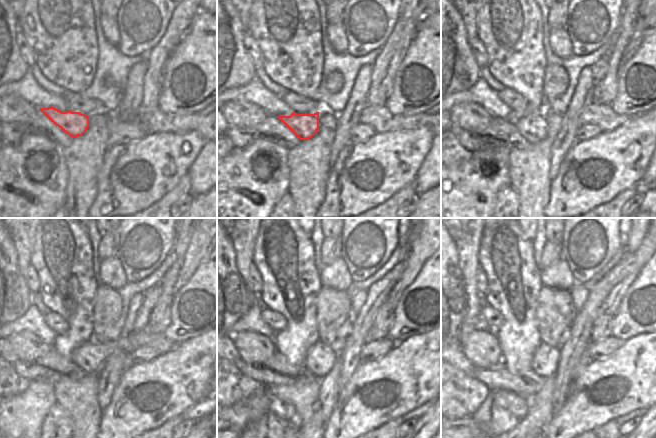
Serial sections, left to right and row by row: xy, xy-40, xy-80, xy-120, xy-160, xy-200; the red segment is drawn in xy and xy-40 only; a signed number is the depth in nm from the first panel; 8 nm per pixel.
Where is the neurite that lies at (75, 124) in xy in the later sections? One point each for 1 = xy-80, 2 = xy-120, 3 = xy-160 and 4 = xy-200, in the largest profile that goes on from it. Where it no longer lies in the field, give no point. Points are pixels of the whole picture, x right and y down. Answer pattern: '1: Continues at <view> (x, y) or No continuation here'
1: Continues at xy-80 (533, 128)
2: Continues at xy-120 (90, 357)
3: Continues at xy-160 (320, 358)
4: Continues at xy-200 (546, 358).

